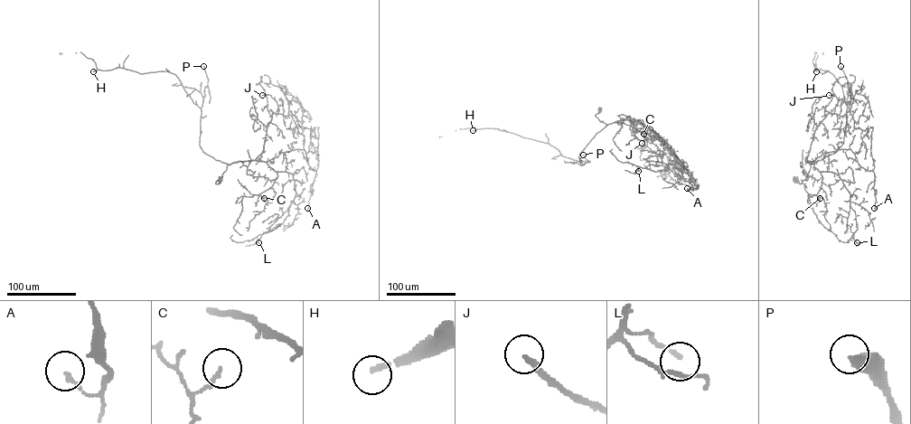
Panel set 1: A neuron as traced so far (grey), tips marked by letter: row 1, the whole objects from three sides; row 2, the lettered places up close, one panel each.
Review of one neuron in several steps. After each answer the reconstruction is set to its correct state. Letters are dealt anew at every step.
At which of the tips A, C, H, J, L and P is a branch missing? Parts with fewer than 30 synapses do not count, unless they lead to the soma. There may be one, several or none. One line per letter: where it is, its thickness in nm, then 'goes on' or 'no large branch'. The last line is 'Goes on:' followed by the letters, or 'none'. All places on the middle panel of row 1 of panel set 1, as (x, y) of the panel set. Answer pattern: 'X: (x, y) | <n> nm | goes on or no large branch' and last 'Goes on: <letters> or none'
A: (687, 188) | 160 nm | no large branch
C: (643, 134) | 140 nm | no large branch
H: (473, 130) | 170 nm | goes on
J: (642, 143) | 200 nm | goes on
L: (638, 171) | 140 nm | no large branch
P: (583, 155) | 480 nm | goes on
Goes on: H, J, P

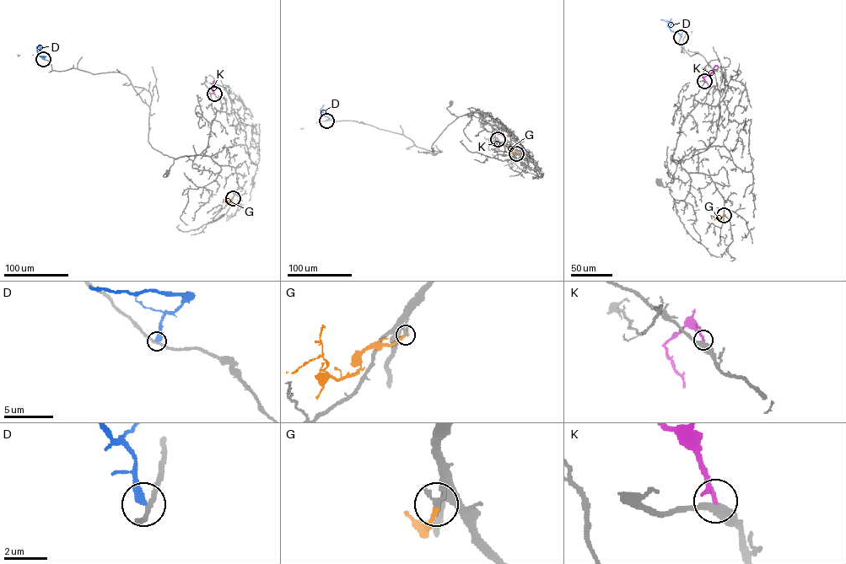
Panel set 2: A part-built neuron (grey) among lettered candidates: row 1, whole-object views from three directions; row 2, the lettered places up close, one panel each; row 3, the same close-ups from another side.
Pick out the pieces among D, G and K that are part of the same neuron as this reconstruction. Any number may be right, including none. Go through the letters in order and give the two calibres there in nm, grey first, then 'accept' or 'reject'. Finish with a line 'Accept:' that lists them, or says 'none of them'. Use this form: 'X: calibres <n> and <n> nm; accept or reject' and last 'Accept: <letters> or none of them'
D: calibres 200 and 400 nm; reject
G: calibres 220 and 260 nm; reject
K: calibres 380 and 180 nm; accept
Accept: K

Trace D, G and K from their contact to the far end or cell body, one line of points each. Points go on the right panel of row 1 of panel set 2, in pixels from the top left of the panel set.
D: (681, 37), (671, 31), (668, 22), (660, 19)
G: (724, 215), (713, 220)
K: (704, 80), (703, 77), (718, 66)

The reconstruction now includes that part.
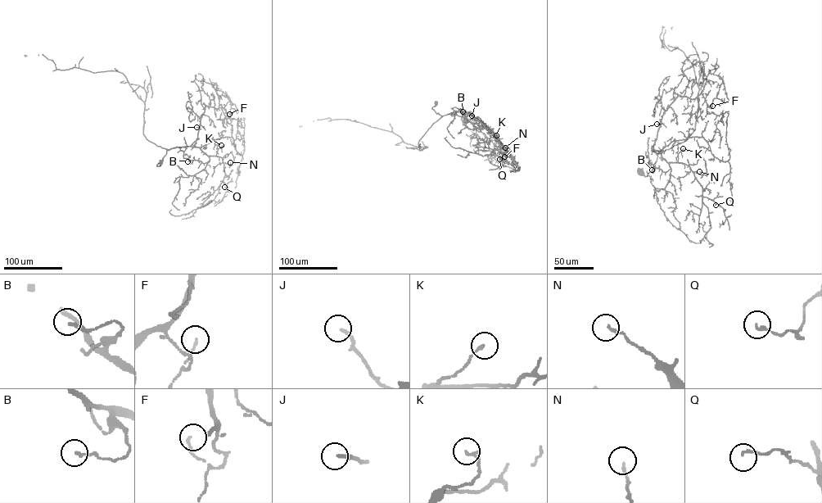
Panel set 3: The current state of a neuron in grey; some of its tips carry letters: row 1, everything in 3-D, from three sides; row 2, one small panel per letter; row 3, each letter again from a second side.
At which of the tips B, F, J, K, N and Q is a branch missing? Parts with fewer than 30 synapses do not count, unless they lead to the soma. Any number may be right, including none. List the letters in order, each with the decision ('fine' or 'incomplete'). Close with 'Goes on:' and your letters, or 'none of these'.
B: fine
F: fine
J: incomplete
K: fine
N: fine
Q: fine
Goes on: J

